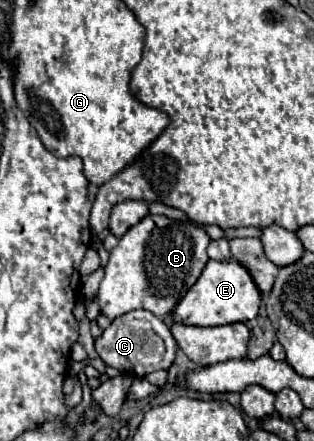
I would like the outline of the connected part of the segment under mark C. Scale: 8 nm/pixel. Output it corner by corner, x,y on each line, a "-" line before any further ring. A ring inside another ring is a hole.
140,309
140,311
130,311
130,313
122,315
122,317
114,319
112,325
96,341
96,351
98,351
98,355
100,355
100,359
104,363
112,365
120,373
146,377
148,373
160,371
160,369
168,369
174,363
174,359
176,359
176,341
174,341
172,333
170,333
168,323
160,321
154,313
-
156,339
160,339
164,343
164,351
156,349
158,347

